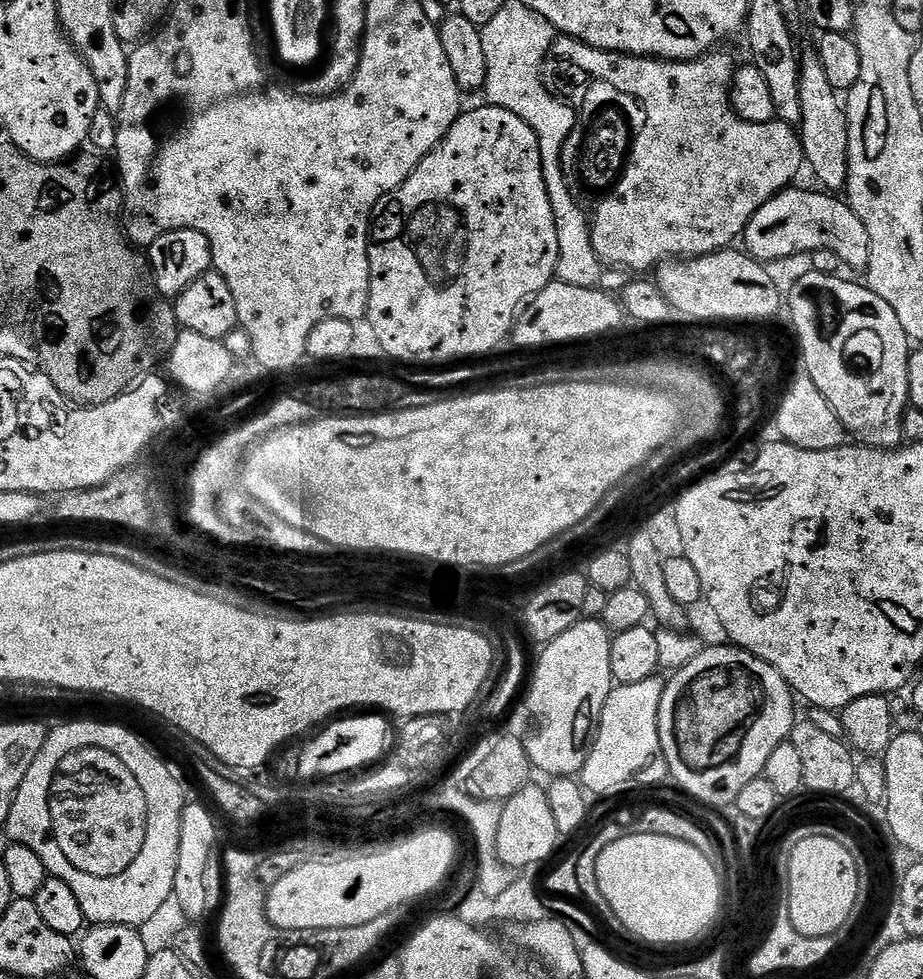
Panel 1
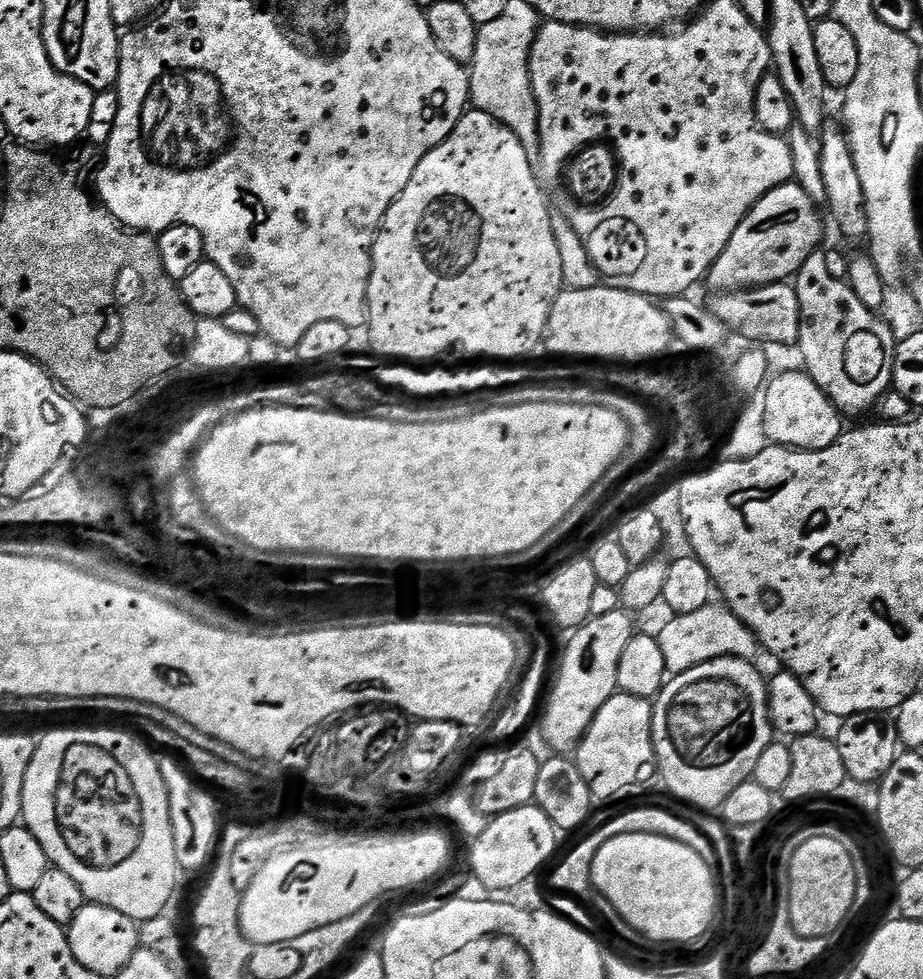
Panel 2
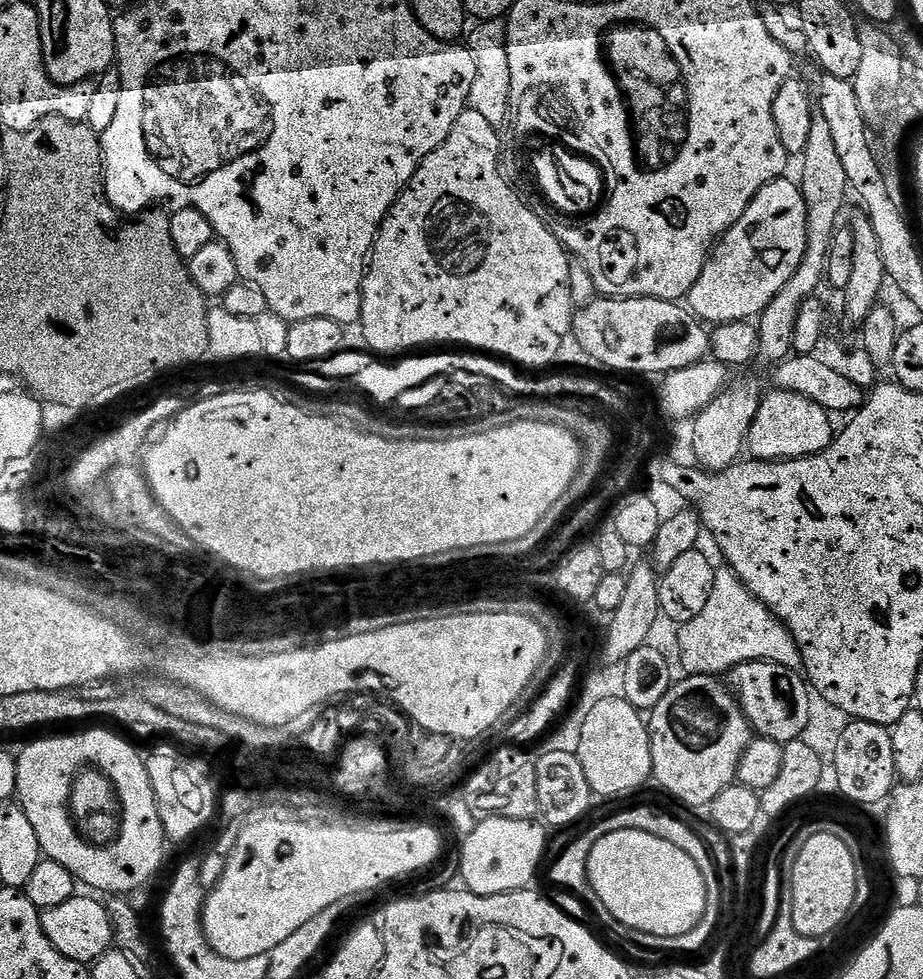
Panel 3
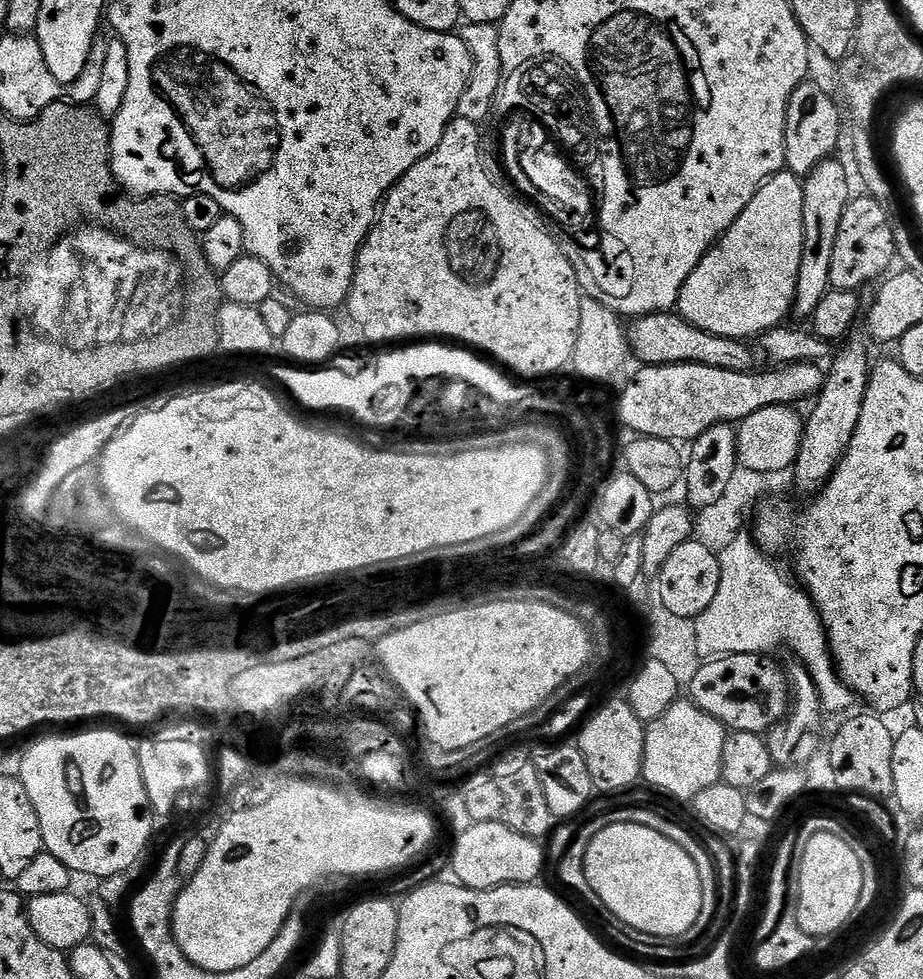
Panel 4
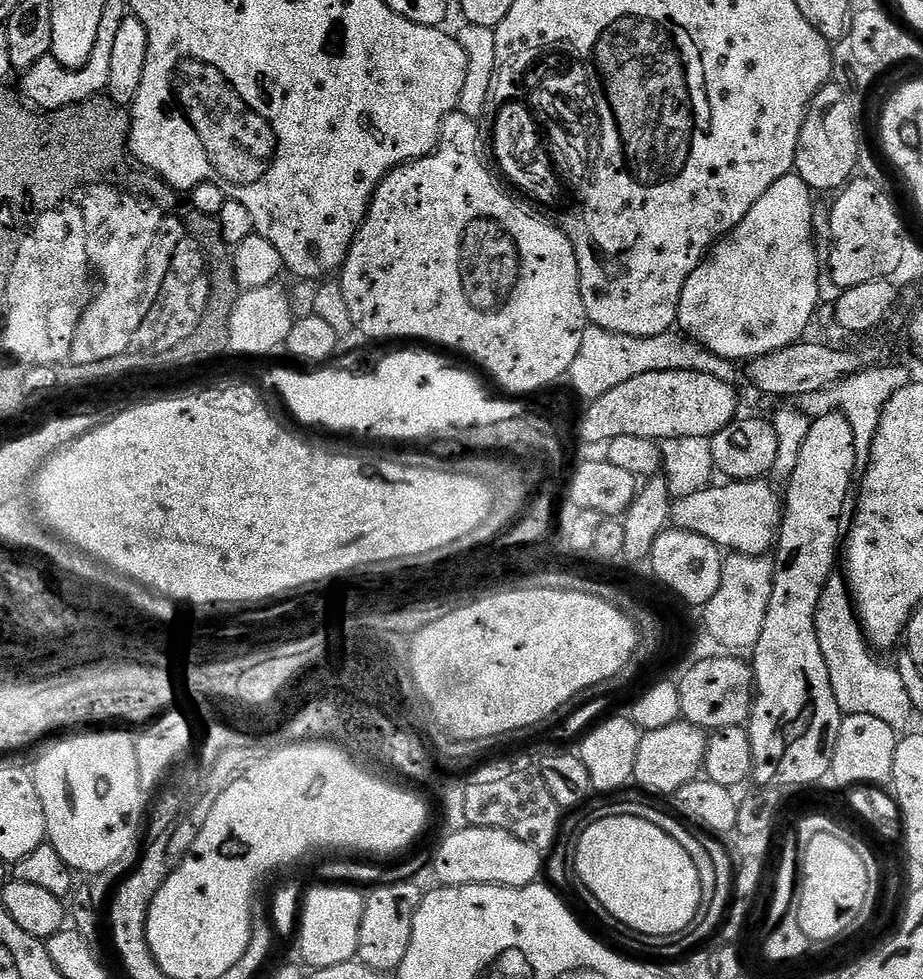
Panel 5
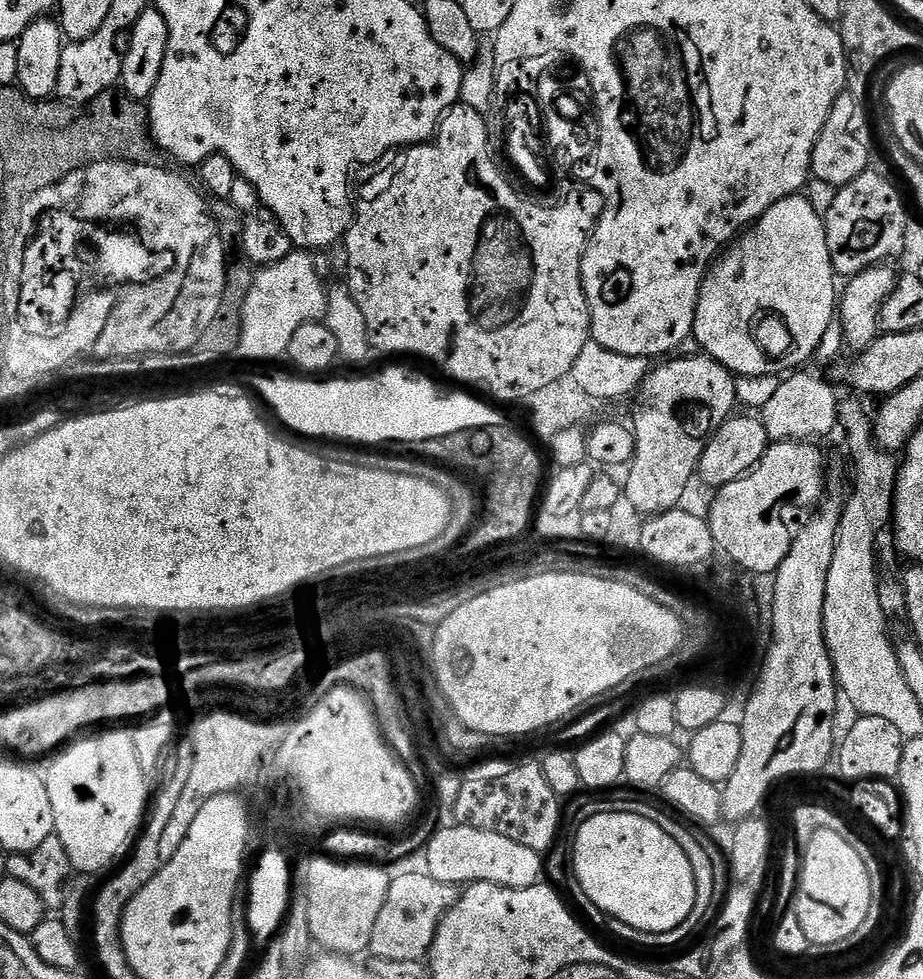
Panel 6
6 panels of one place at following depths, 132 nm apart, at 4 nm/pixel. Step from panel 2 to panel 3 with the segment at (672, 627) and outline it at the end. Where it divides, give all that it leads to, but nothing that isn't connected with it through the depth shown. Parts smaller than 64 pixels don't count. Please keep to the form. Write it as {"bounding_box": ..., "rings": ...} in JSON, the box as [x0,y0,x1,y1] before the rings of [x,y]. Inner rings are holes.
{"bounding_box":[679,566,800,676],"rings":[[[727,566],[716,568],[714,590],[698,618],[679,625],[681,669],[690,676],[715,676],[739,664],[765,660],[778,666],[799,669],[800,648],[790,630],[735,576]]]}

